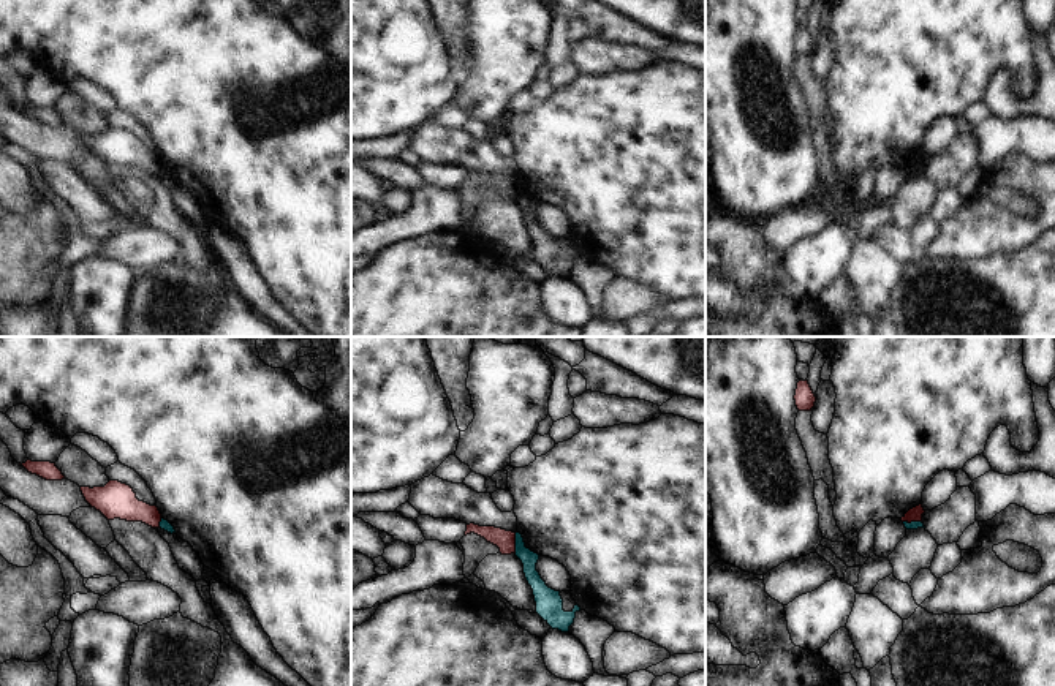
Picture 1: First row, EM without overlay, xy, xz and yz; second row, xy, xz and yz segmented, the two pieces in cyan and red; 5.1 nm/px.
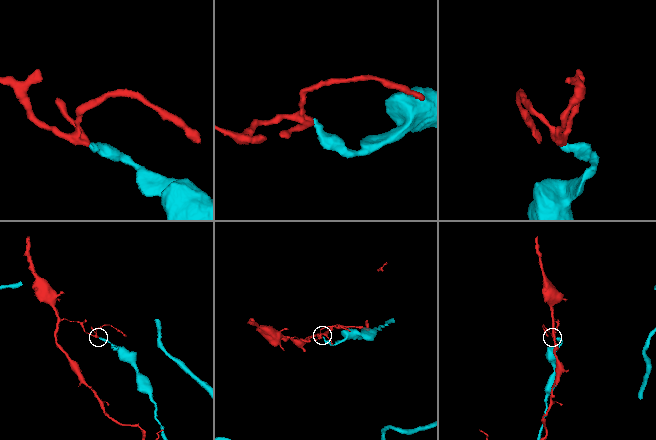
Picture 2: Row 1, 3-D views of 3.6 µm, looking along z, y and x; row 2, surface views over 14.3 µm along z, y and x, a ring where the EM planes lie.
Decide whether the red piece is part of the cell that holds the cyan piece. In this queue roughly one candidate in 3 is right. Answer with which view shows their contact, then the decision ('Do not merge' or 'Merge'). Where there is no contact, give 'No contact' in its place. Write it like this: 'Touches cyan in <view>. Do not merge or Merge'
Touches cyan in xz. Do not merge.

